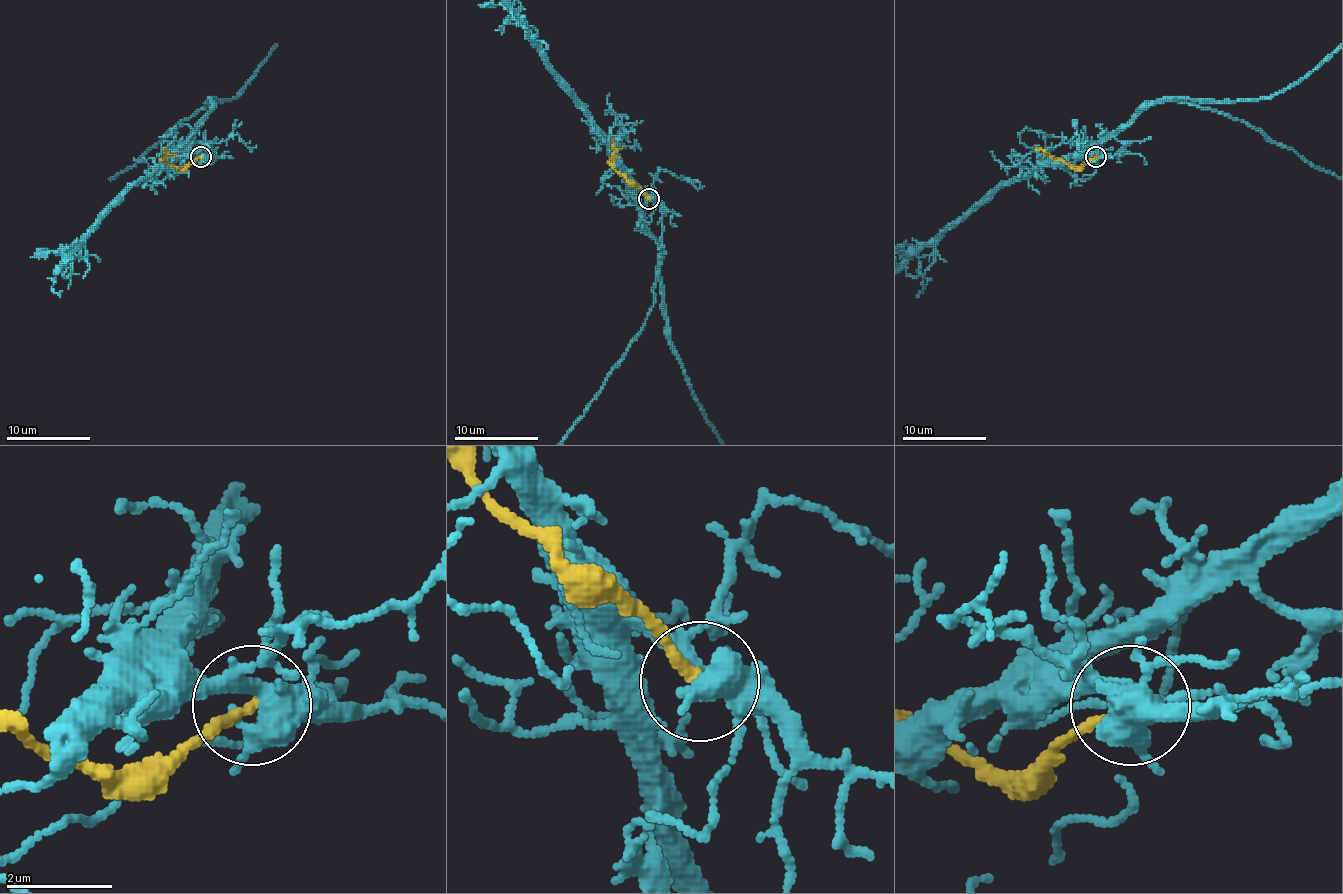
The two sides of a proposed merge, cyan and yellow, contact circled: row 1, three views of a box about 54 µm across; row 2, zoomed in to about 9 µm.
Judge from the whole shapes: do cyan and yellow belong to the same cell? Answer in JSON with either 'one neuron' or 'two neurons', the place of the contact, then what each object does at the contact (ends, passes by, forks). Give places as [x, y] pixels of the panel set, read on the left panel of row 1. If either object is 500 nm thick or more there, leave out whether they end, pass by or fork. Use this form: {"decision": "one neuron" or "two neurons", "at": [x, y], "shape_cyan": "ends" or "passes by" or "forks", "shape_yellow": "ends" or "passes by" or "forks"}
{"decision": "two neurons", "at": [201, 156], "shape_cyan": "forks", "shape_yellow": "ends"}

